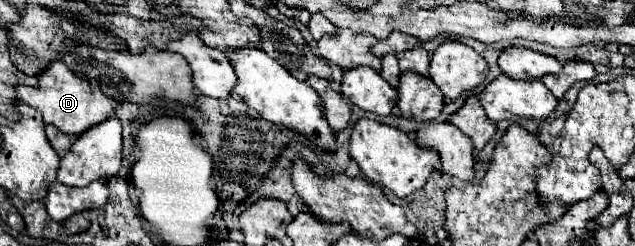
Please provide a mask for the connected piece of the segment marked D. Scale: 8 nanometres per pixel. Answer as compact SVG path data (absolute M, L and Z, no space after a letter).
M63 61L51 63L49 69L45 69L39 75L39 87L17 87L17 97L21 103L37 109L43 115L45 123L51 123L59 131L69 133L69 135L81 135L89 127L103 123L115 113L119 105L115 99L109 99L97 89L91 89L89 83L85 83L85 79L73 75L73 71L65 67Z

